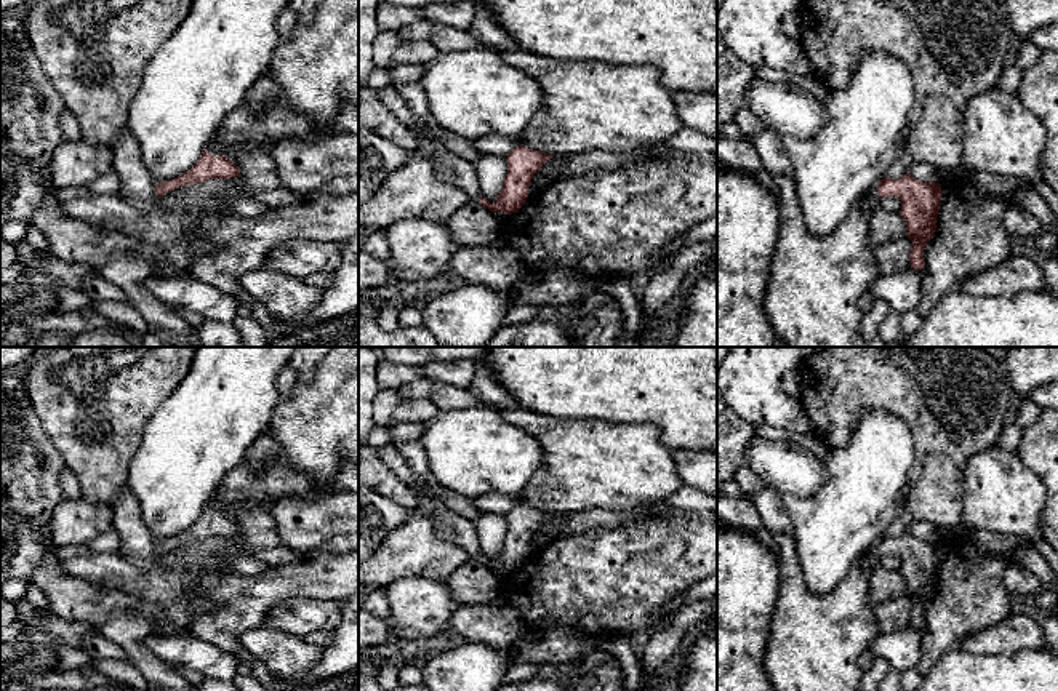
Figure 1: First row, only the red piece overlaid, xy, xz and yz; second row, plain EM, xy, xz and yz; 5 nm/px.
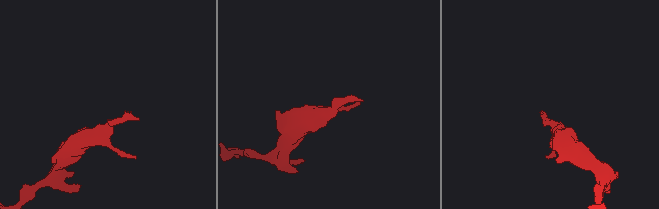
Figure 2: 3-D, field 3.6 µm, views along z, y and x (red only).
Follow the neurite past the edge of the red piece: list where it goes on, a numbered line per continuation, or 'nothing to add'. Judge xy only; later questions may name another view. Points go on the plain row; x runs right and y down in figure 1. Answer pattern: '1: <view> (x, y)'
1: xy (263, 472)

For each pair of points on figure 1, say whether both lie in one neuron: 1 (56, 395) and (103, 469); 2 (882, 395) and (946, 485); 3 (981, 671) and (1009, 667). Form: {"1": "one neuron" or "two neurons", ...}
{"1": "one neuron", "2": "one neuron", "3": "one neuron"}

